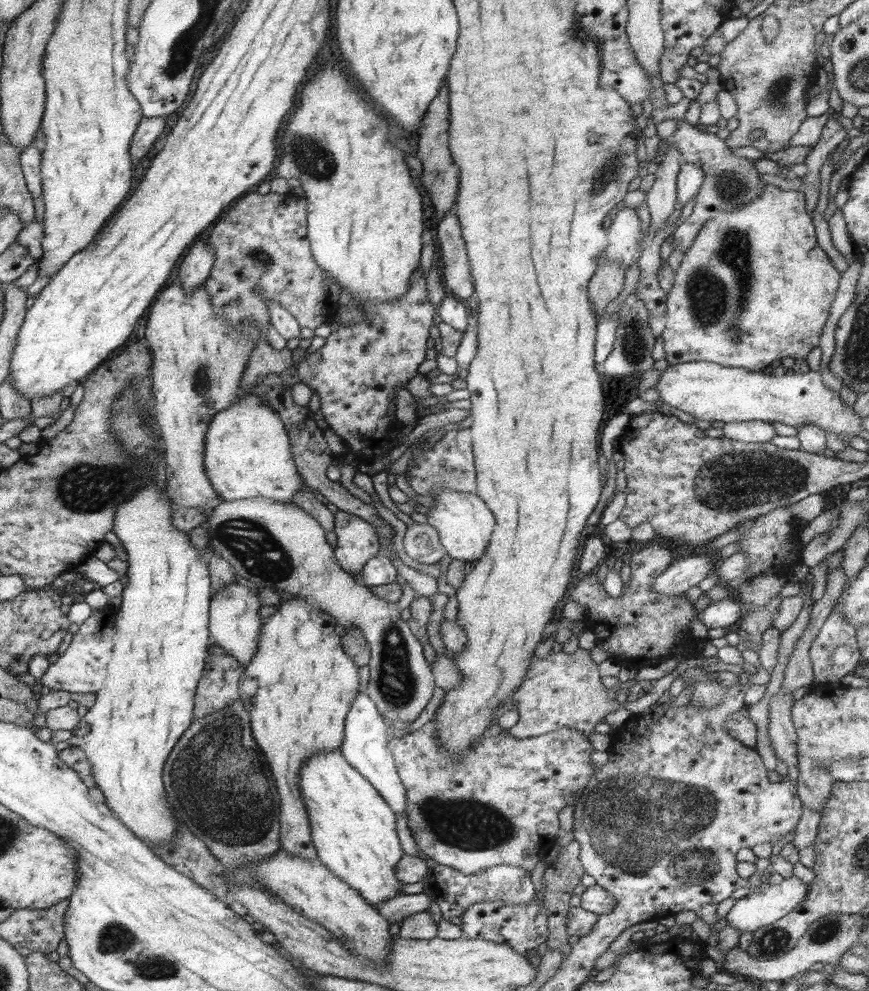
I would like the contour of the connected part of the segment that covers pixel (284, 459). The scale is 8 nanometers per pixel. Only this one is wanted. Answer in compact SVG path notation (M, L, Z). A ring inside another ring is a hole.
M242 386L238 404L213 416L205 445L205 472L223 502L268 498L292 504L306 483L290 454L288 426L274 408L248 392L249 386Z

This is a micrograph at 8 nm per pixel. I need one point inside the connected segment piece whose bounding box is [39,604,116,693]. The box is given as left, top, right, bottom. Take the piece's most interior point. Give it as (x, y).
(83, 667)

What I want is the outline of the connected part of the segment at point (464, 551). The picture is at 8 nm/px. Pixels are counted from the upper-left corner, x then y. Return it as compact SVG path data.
M450 487L432 489L434 504L428 510L428 524L439 532L439 541L452 559L474 562L485 554L497 526L496 517L480 496L454 492Z

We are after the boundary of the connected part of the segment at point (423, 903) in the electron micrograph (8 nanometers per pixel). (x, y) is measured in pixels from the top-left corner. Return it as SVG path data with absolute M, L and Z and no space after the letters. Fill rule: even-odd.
M404 894L398 895L397 898L386 900L384 904L376 906L378 913L386 918L389 923L402 919L408 919L413 914L428 912L432 900L428 895L421 894Z

